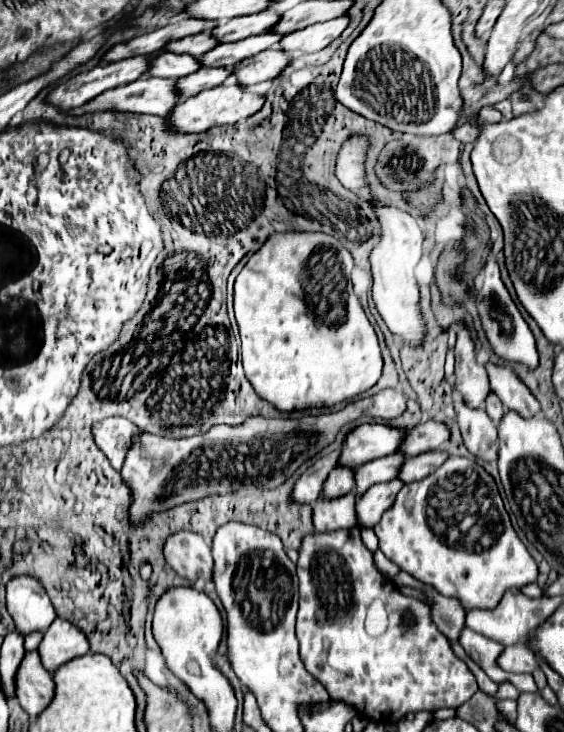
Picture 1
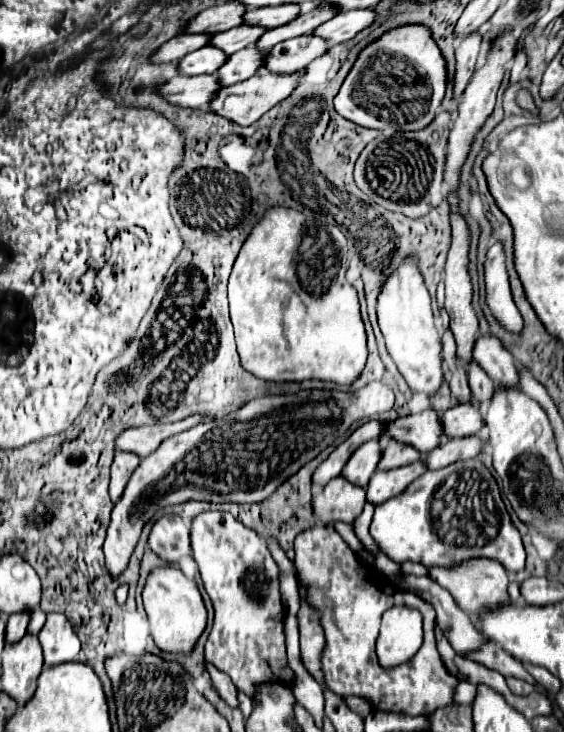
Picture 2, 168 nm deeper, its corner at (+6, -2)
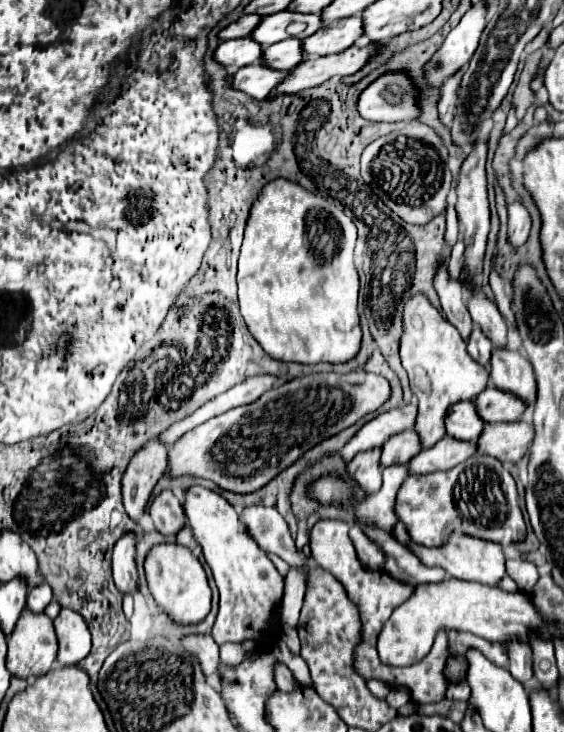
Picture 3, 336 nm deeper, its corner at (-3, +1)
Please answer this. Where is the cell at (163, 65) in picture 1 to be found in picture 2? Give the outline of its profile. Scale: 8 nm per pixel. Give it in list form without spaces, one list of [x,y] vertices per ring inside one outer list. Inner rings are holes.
[[[207,45],[205,49],[197,49],[189,53],[189,57],[181,59],[179,73],[185,75],[203,75],[203,73],[217,73],[217,69],[227,61],[227,55],[221,49]]]

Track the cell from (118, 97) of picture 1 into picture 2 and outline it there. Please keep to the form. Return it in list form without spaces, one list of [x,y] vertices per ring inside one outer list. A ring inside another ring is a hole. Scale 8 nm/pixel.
[[[177,73],[161,85],[161,95],[181,107],[209,107],[209,101],[213,101],[213,93],[217,93],[217,89],[221,89],[217,73],[197,77]]]

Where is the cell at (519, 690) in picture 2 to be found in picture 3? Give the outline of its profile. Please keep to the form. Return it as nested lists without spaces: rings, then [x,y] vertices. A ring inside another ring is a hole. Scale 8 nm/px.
[[[514,642],[514,646],[508,646],[508,656],[510,656],[510,674],[518,680],[518,682],[526,682],[534,676],[532,672],[532,654],[530,654],[530,646],[518,646],[518,642]]]

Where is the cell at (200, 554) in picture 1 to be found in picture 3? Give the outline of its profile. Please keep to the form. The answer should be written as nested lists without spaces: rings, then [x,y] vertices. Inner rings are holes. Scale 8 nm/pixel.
[[[164,490],[154,498],[150,516],[154,520],[154,528],[162,536],[176,536],[186,526],[184,504],[172,490]]]

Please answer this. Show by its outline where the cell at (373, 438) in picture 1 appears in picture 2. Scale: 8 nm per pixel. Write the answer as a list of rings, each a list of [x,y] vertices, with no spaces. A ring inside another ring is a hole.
[[[431,407],[419,415],[407,415],[391,421],[387,431],[389,437],[409,443],[421,453],[429,453],[429,449],[435,449],[445,439],[441,419]]]

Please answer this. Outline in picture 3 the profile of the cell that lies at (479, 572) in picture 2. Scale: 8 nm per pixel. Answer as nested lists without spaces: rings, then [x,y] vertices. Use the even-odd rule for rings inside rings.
[[[400,522],[394,526],[394,534],[404,546],[410,546],[410,550],[426,566],[440,566],[452,578],[466,580],[466,582],[480,582],[480,584],[488,584],[488,586],[498,586],[500,580],[506,576],[506,556],[504,556],[502,546],[496,542],[482,542],[478,538],[466,538],[464,534],[452,534],[450,542],[446,546],[430,550],[426,546],[418,546],[418,544],[410,542],[410,538],[406,538],[406,530],[402,530]]]

